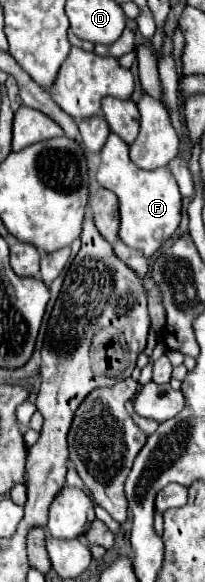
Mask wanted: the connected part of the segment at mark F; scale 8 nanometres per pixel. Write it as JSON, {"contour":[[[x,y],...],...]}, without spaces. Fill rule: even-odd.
{"contour":[[[109,134],[97,170],[97,182],[115,192],[119,198],[119,240],[129,248],[137,248],[143,256],[151,256],[179,226],[181,220],[181,194],[179,186],[167,166],[155,170],[141,170],[129,160],[129,146],[117,136]]]}

